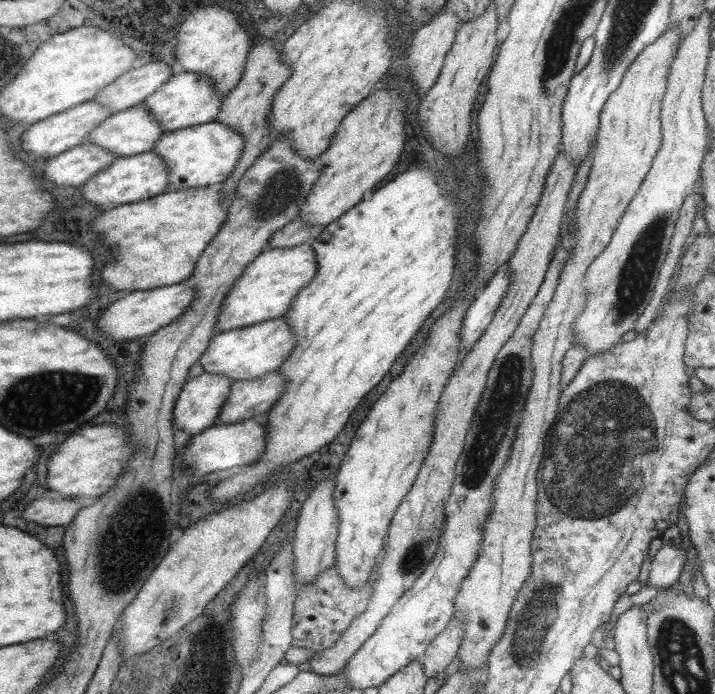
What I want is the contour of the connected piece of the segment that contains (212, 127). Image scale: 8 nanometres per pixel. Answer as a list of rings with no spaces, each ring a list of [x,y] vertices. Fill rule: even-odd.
[[[216,120],[166,132],[156,140],[152,148],[168,165],[168,190],[173,191],[219,187],[235,170],[243,150],[244,137],[240,132],[229,128],[228,125],[217,123]]]

